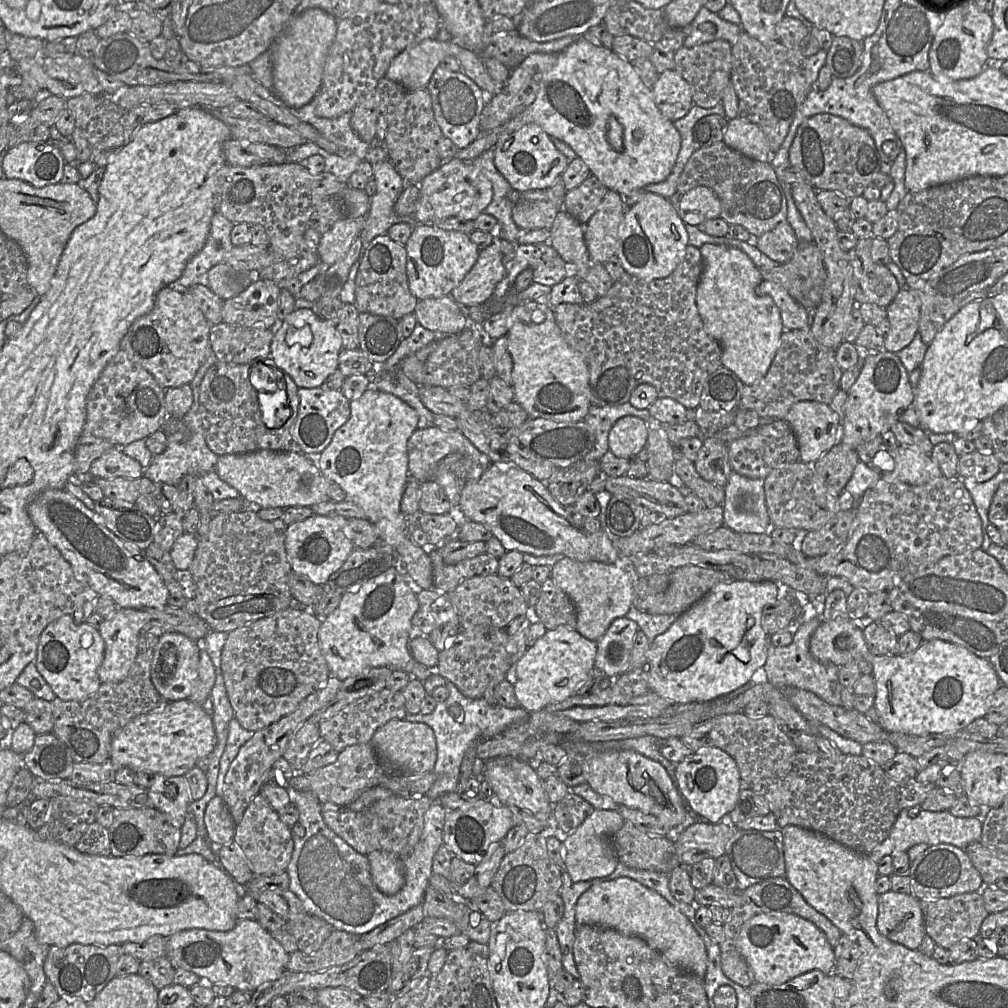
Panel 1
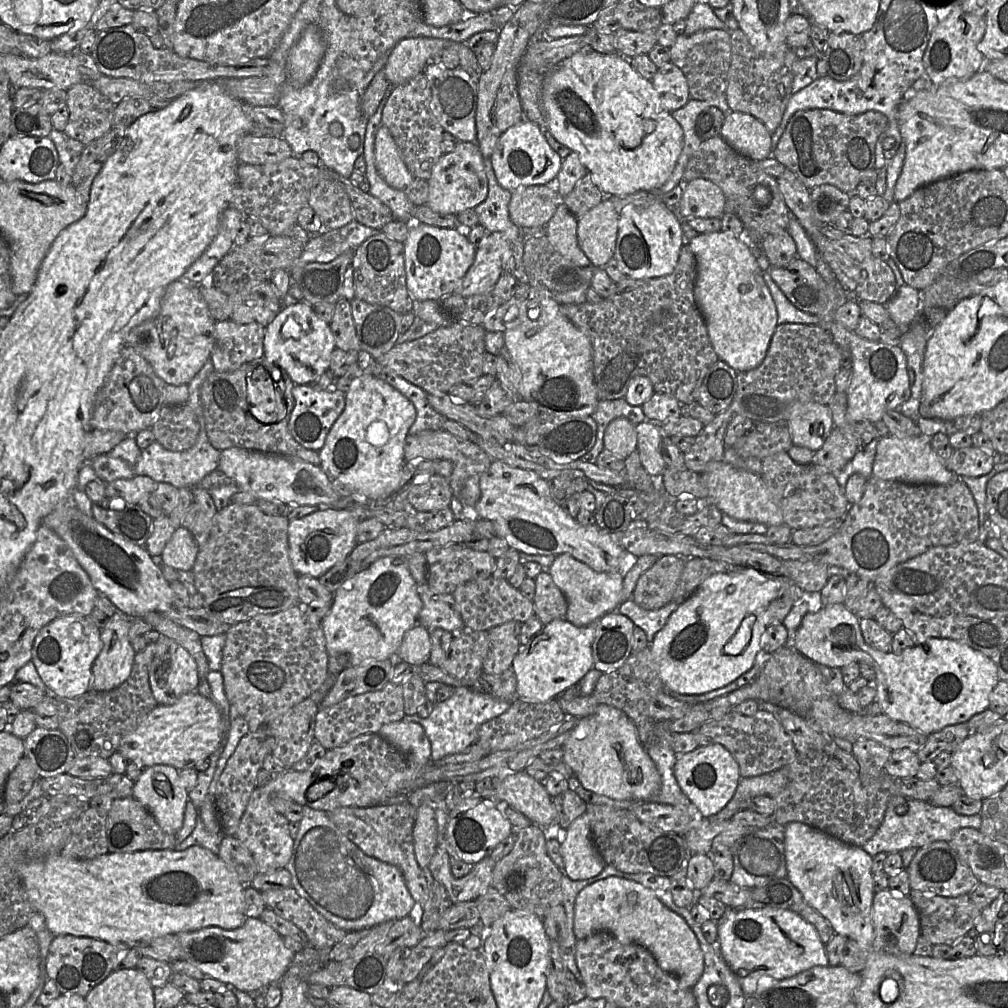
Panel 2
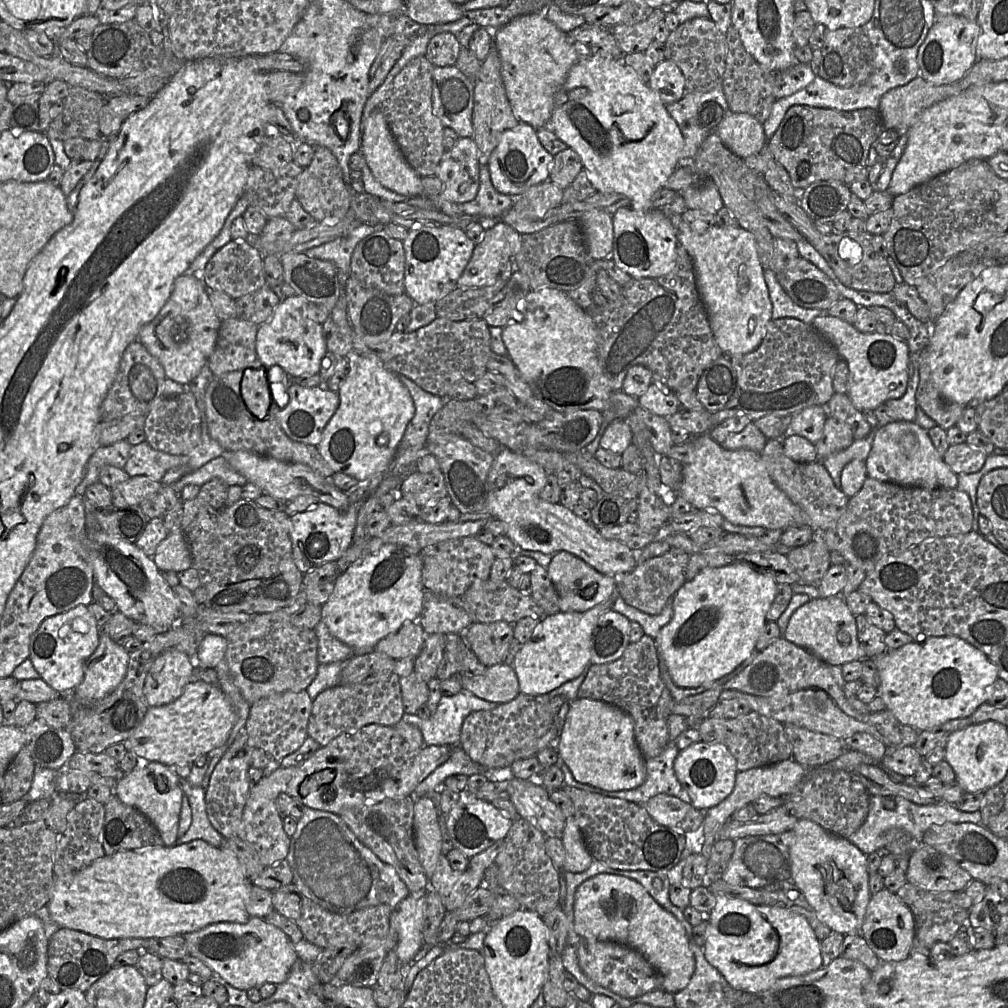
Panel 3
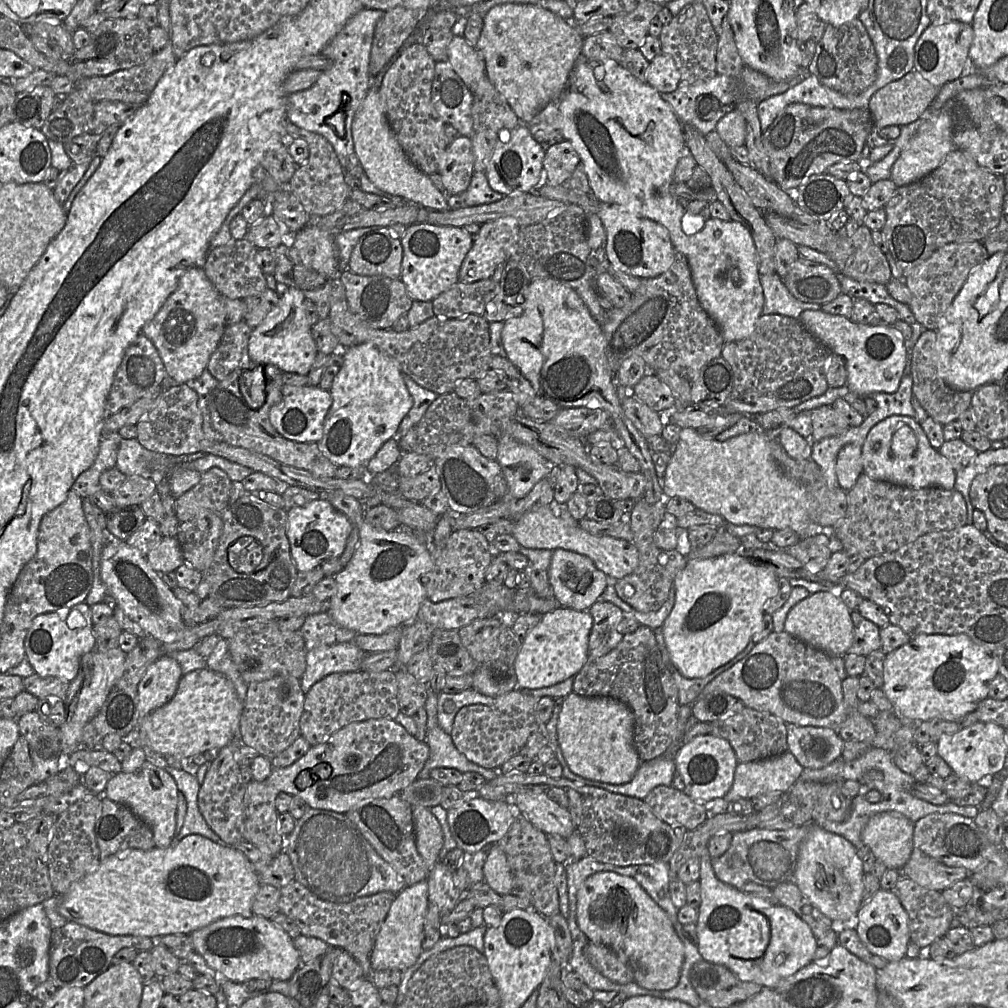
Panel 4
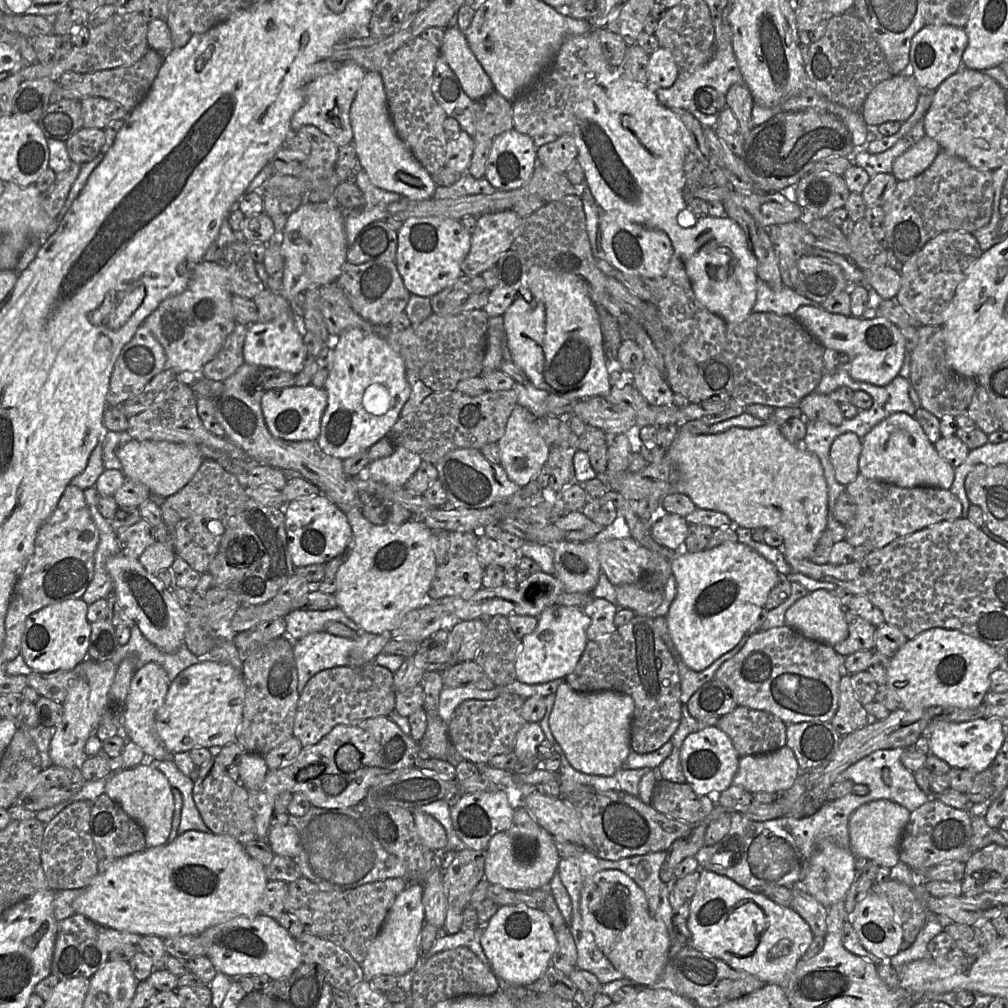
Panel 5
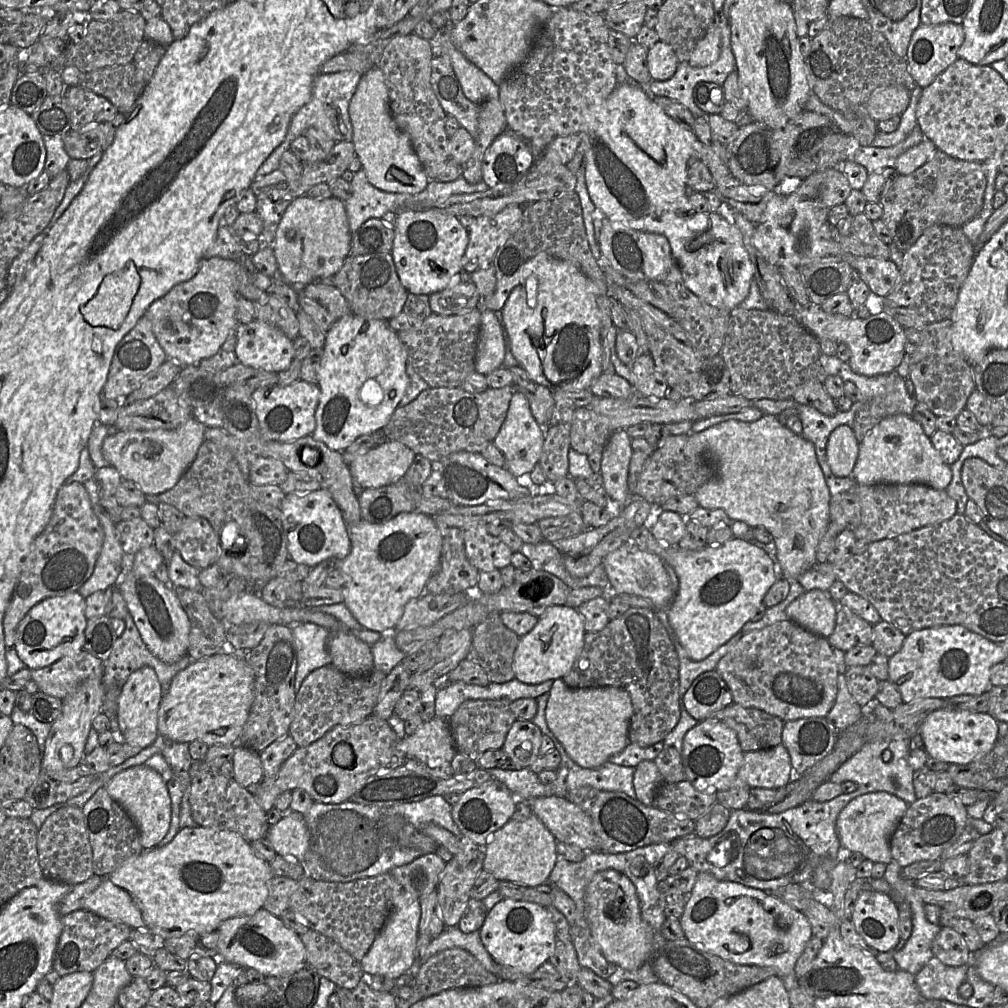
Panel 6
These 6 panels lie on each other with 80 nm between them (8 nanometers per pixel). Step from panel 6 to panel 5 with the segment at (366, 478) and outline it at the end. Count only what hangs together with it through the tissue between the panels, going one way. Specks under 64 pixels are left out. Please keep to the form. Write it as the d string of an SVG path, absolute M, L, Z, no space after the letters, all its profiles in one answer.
M396 447L390 456L370 462L366 468L373 481L404 486L422 461L418 454L403 447Z

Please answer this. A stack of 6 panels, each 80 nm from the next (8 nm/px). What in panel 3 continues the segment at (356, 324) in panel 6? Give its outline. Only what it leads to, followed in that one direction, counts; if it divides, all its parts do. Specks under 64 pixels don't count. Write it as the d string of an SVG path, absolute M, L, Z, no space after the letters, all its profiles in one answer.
M348 354L349 368L338 394L340 404L324 428L318 450L333 471L343 472L364 481L374 474L385 471L397 452L408 423L415 415L412 396L398 375L385 367L375 354Z

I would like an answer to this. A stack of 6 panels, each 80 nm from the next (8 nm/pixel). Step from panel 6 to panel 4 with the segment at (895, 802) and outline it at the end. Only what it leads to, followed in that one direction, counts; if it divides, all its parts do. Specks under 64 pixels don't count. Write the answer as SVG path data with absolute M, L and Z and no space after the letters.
M896 811L880 812L869 818L861 838L877 860L901 871L913 851L913 823Z

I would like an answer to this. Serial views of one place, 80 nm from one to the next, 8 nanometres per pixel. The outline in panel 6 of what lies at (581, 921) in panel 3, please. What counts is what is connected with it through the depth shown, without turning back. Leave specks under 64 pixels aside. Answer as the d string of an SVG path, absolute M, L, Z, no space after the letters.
M619 871L597 872L585 889L586 916L594 940L609 963L634 971L650 960L653 931L643 921L636 888Z

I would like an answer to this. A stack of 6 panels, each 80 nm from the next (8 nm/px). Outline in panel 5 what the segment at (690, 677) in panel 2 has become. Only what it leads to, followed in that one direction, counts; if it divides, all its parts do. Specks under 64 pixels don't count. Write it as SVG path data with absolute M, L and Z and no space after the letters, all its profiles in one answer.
M739 541L695 553L682 549L675 553L671 565L677 590L666 616L668 629L685 665L701 672L732 650L757 623L777 583L778 571Z

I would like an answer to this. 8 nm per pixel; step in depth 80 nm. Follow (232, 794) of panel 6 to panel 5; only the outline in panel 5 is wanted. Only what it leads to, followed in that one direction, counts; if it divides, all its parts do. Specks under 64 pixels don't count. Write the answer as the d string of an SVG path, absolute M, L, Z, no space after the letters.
M212 757L199 766L198 778L194 781L193 799L210 832L232 836L241 844L257 840L253 811L249 805L249 792L227 773L227 767Z

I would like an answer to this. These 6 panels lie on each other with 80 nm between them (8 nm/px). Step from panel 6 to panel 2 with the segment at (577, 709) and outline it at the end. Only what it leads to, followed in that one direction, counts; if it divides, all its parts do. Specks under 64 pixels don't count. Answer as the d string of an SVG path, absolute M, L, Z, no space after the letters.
M599 704L592 715L578 719L561 748L563 762L591 792L615 800L649 801L660 790L661 776L639 741L635 724L612 706Z

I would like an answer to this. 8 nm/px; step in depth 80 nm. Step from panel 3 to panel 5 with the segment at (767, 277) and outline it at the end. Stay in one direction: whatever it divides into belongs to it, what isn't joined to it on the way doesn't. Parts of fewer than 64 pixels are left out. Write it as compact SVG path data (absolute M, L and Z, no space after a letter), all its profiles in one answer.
M758 278L757 297L753 311L794 316L796 310L801 306L820 308L820 303L798 294L785 285L780 289L772 289L766 282Z

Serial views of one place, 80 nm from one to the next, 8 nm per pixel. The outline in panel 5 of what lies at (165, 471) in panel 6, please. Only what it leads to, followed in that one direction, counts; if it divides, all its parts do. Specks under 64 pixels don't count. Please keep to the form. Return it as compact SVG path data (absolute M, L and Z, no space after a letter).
M135 439L120 445L116 455L122 465L121 471L127 479L143 483L152 495L163 498L177 493L188 484L204 459L196 445Z

